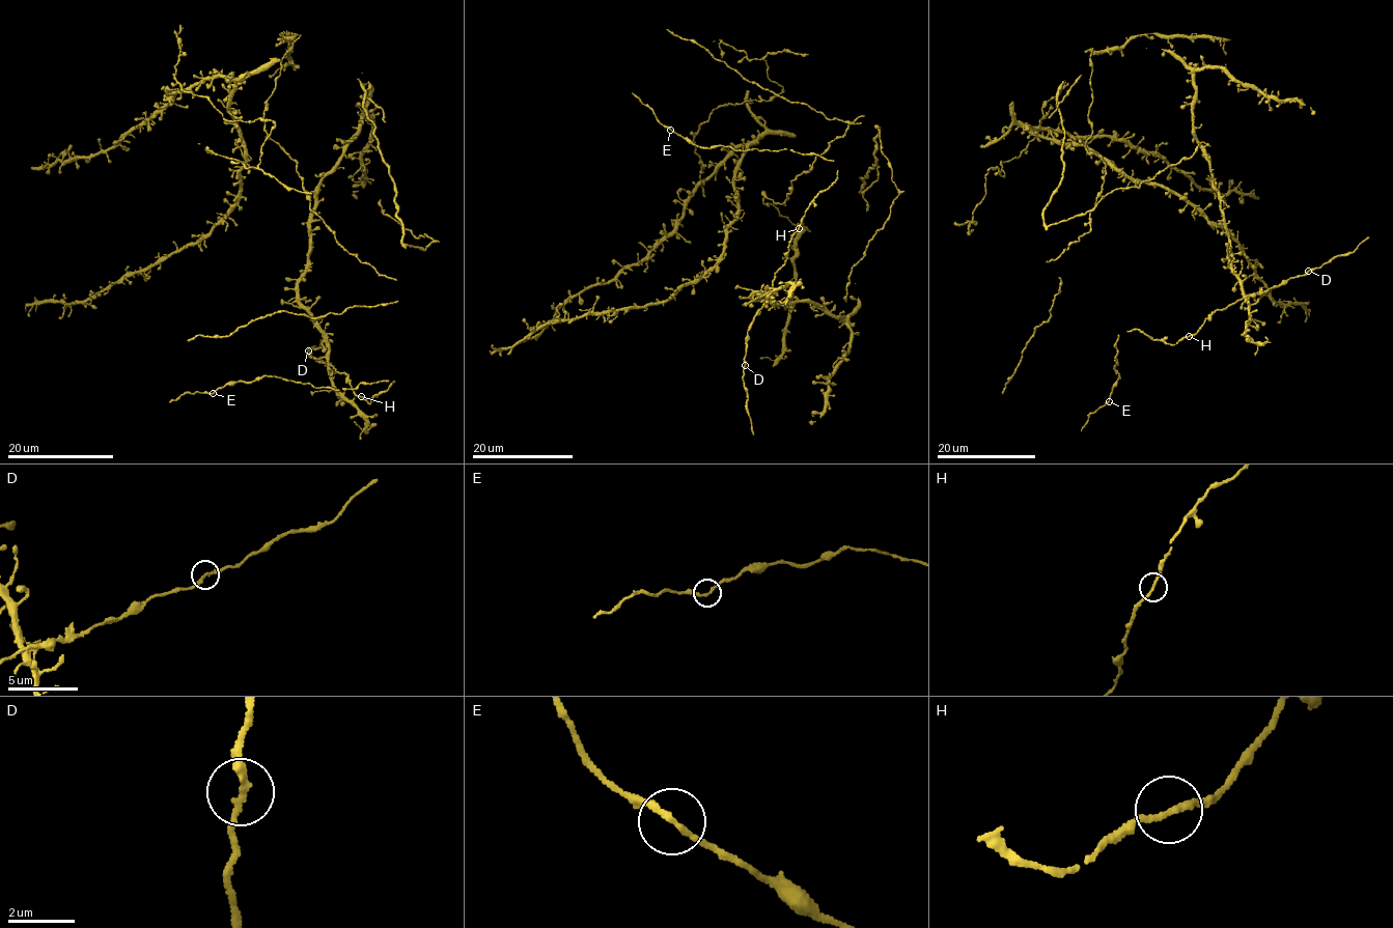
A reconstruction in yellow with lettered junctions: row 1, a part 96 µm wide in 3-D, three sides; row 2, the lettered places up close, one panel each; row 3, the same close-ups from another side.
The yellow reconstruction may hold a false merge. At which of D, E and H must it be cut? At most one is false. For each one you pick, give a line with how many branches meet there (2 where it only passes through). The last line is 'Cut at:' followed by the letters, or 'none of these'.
Cut at: none of these

